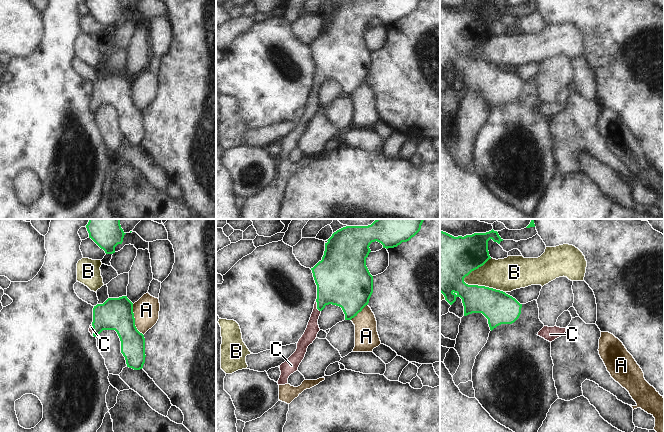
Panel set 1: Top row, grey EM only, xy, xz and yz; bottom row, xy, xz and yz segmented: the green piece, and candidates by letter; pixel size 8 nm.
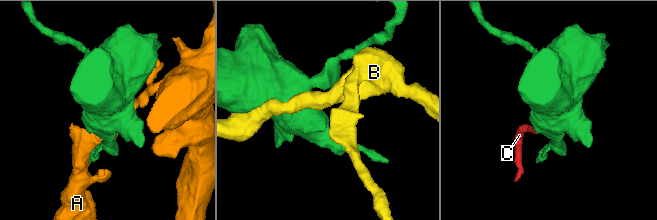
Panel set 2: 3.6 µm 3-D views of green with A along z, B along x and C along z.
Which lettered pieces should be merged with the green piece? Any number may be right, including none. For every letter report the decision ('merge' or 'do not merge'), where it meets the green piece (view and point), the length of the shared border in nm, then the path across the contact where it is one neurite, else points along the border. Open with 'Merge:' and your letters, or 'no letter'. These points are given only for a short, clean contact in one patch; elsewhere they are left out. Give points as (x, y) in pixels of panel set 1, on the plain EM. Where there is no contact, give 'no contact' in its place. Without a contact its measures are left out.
Merge: C
A: do not merge; contact xy (134, 96); length 280 nm
B: do not merge; contact yz (483, 62); length 360 nm
C: merge; contact xz (317, 82); length 100 nm; way xz (338, 59), (317, 82), (310, 110)

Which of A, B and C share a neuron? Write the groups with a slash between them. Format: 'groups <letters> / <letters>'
groups A / B / C

